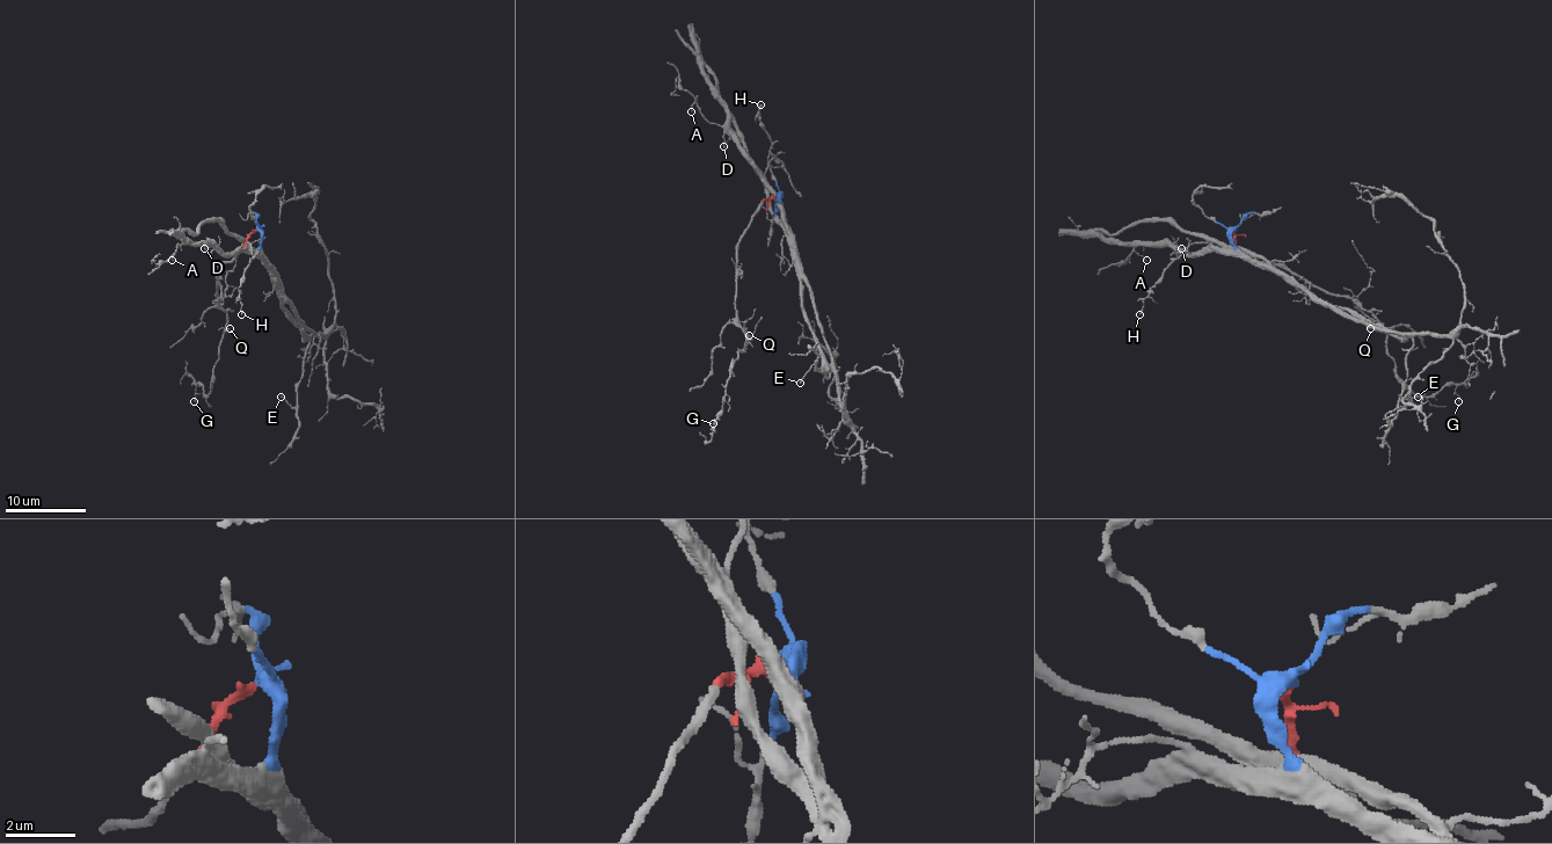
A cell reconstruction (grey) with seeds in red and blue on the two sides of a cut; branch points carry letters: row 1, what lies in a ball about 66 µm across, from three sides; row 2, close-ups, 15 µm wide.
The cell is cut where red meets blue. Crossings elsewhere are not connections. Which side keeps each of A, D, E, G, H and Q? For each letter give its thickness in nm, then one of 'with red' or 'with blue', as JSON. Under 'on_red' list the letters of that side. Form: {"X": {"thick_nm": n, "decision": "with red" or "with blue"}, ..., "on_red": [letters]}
{"A": {"thick_nm": 100, "decision": "with blue"}, "D": {"thick_nm": 70, "decision": "with blue"}, "E": {"thick_nm": 100, "decision": "with blue"}, "G": {"thick_nm": 110, "decision": "with red"}, "H": {"thick_nm": 110, "decision": "with blue"}, "Q": {"thick_nm": 110, "decision": "with red"}, "on_red": ["G", "Q"]}

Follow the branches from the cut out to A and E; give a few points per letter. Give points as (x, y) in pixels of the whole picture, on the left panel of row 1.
A: (256, 228), (261, 232), (256, 248), (225, 253), (190, 242), (179, 245), (173, 261)
E: (256, 228), (264, 259), (275, 273), (283, 306), (308, 336), (297, 405), (293, 407), (281, 397)

